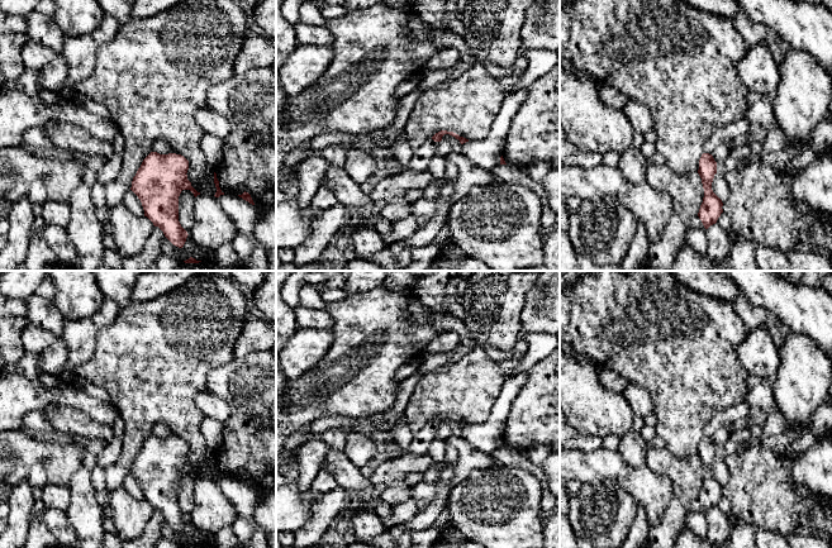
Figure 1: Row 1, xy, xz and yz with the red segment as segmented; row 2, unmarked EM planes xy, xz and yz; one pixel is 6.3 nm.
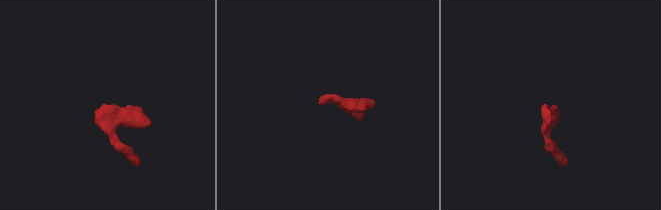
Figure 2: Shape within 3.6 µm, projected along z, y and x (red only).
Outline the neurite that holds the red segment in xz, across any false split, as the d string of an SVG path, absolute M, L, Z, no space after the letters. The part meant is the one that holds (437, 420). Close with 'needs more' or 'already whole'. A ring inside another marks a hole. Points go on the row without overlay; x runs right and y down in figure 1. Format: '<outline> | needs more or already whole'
M441 414L436 416L432 421L427 423L417 434L414 434L414 438L408 445L407 451L415 456L427 454L432 440L437 437L437 429L442 424L442 420L444 418L455 420L460 424L461 428L469 425L469 423L460 420L453 415Z | needs more

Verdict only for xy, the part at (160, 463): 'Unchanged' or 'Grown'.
Unchanged

